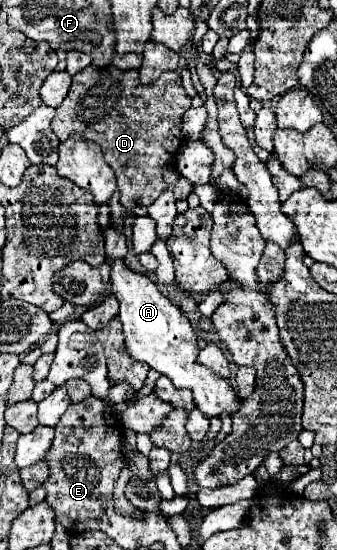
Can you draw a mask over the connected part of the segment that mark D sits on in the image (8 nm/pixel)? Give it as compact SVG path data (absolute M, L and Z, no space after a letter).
M90 64L72 78L68 96L56 108L52 130L60 142L78 134L80 138L98 144L116 174L120 202L132 210L136 206L150 206L166 188L172 188L176 198L188 198L192 192L188 180L180 178L178 184L168 186L160 174L162 166L174 164L176 152L186 140L182 134L182 116L188 108L190 98L182 88L176 70L166 72L154 84L144 86L138 80L138 70L122 72L116 66L96 68Z

